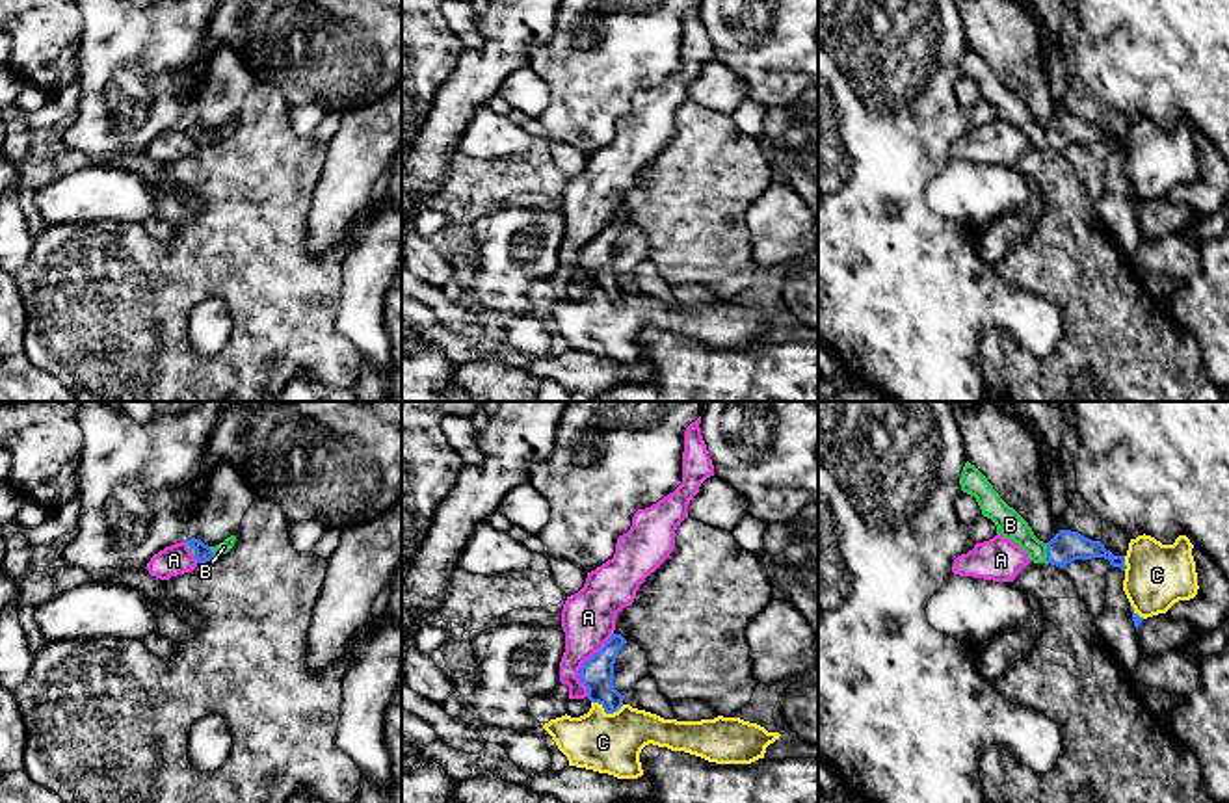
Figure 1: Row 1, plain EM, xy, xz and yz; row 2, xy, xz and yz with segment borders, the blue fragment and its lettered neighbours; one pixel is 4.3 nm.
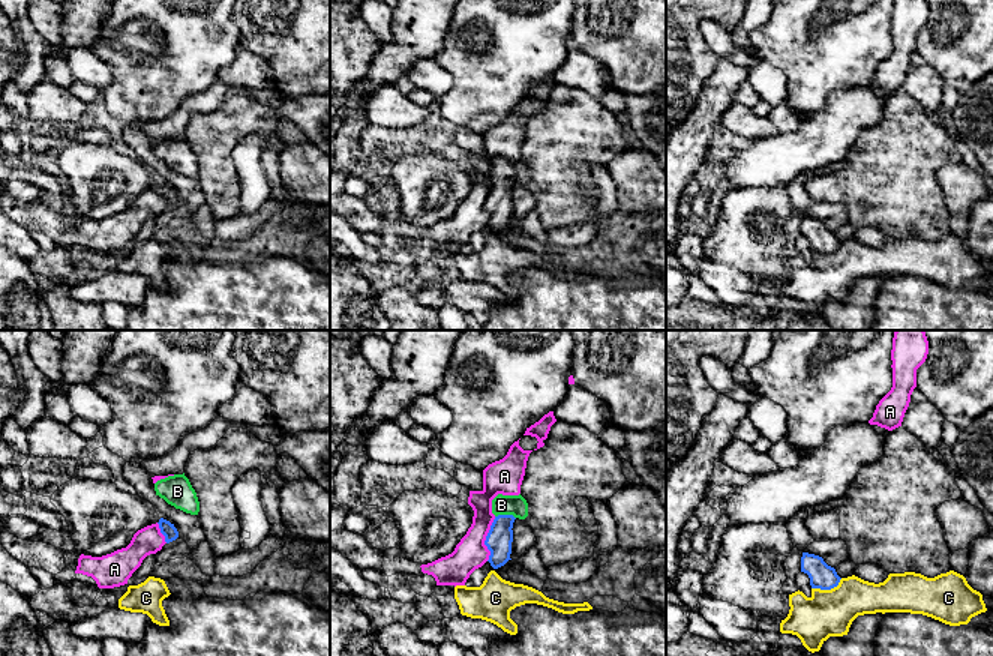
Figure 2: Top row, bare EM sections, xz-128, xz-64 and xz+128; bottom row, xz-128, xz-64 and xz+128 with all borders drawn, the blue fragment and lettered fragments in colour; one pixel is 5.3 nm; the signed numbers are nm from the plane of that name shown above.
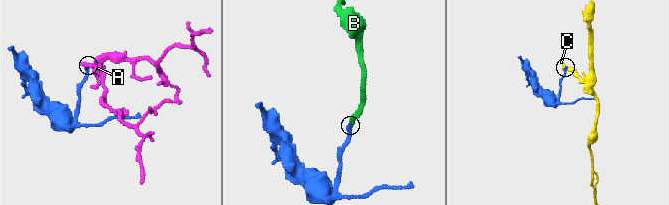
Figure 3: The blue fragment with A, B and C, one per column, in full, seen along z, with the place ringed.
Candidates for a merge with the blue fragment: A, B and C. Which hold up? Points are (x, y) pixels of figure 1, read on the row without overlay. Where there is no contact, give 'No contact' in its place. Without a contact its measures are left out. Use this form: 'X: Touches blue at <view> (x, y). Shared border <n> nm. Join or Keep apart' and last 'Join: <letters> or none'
A: Touches blue at xz (582, 248). Shared border 300 nm. Keep apart
B: Touches blue at yz (1047, 136). Shared border 90 nm. Join
C: Touches blue at xz (608, 296). Shared border 140 nm. Keep apart
Join: B

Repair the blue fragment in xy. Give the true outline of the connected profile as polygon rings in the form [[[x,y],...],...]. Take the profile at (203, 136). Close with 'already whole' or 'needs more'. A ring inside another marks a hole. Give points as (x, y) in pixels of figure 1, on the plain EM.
[[[236,119],[227,121],[223,126],[219,126],[216,130],[208,130],[201,123],[195,123],[195,121],[186,123],[186,128],[192,134],[192,138],[195,139],[197,147],[210,145],[216,139],[229,136],[234,130],[234,126],[236,126]]]; needs more

